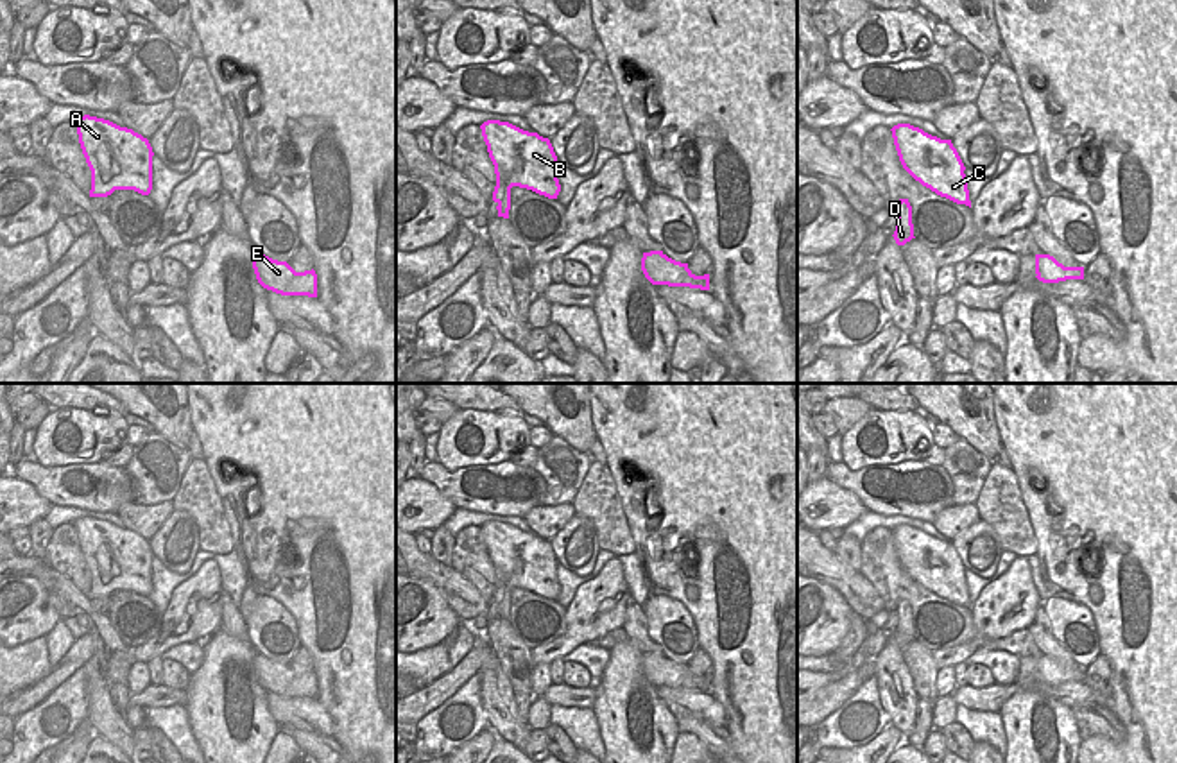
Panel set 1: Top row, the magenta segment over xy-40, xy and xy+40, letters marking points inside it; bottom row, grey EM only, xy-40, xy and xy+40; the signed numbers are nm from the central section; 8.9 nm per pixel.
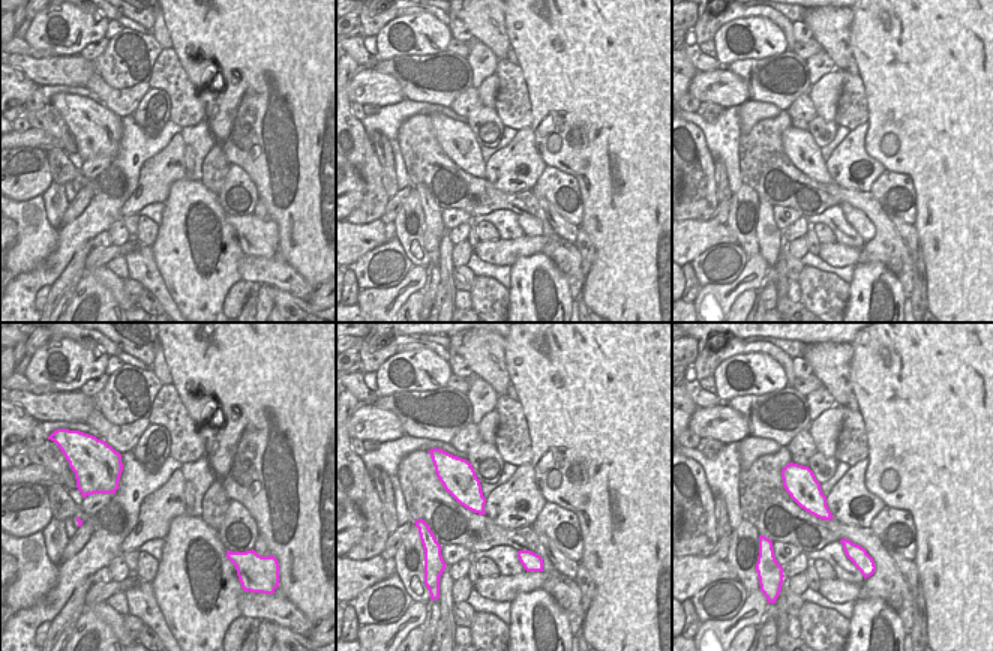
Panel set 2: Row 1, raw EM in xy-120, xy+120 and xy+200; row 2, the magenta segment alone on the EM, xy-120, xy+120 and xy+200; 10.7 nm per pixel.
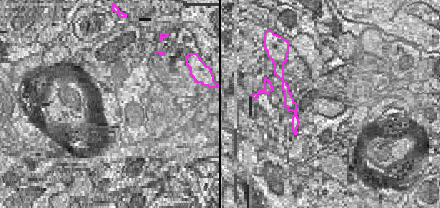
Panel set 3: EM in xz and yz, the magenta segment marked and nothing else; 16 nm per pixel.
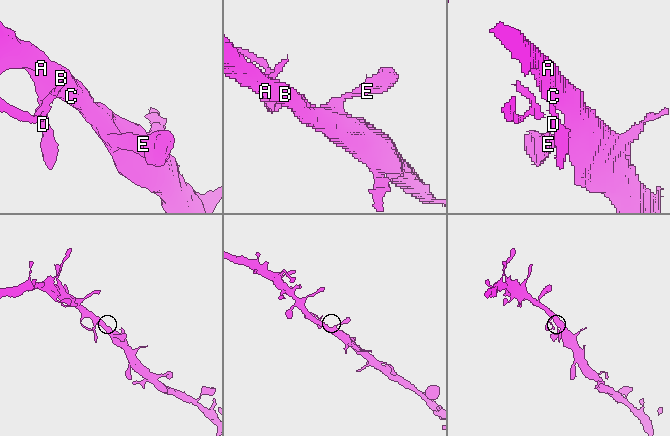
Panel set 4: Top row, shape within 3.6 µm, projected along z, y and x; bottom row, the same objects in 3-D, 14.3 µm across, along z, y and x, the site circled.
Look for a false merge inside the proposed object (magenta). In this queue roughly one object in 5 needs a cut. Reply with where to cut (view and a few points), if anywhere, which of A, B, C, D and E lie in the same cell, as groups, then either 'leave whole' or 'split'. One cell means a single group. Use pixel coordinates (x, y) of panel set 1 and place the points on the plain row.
no cut; A B C D E; leave whole

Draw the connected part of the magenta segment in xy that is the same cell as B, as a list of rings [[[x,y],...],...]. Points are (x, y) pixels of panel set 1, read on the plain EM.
[[[487,521],[480,530],[494,566],[493,602],[498,605],[498,618],[509,620],[512,587],[557,600],[557,557],[548,539],[500,521]]]

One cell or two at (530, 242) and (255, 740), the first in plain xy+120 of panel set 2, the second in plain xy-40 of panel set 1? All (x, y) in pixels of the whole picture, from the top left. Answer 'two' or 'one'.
two

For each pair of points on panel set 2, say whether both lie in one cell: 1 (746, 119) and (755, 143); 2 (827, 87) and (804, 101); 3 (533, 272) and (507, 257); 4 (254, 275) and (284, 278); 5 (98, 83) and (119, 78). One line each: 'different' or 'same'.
1: different
2: different
3: different
4: same
5: different

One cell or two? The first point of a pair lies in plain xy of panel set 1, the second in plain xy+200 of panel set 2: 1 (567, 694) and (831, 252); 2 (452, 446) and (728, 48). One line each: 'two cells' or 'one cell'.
1: one cell
2: one cell

